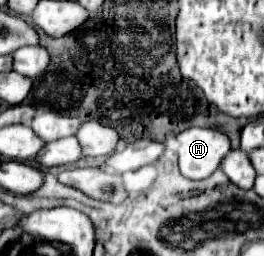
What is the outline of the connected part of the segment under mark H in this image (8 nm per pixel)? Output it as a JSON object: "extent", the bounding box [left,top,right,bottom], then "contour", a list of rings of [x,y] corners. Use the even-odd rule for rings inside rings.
{"extent":[176,127,230,179],"contour":[[[190,127],[176,135],[178,167],[188,179],[210,177],[224,155],[230,151],[230,139],[216,129]]]}

